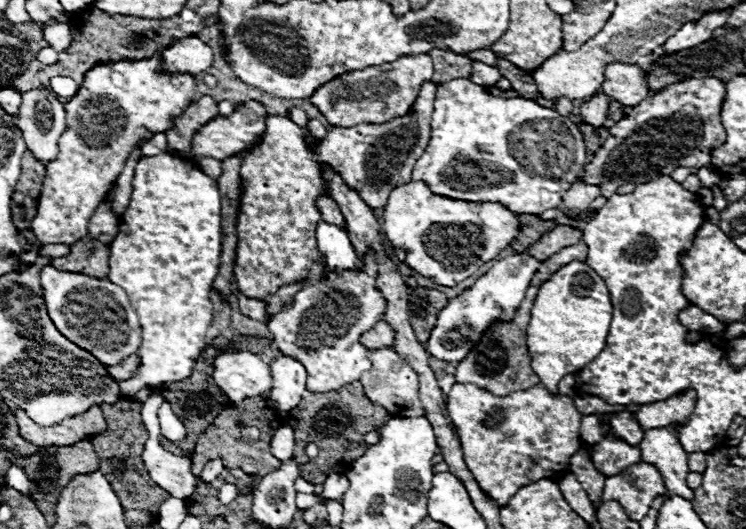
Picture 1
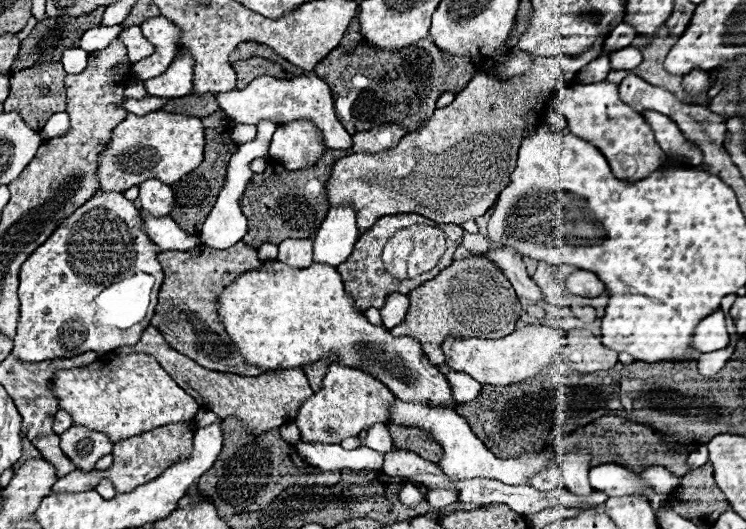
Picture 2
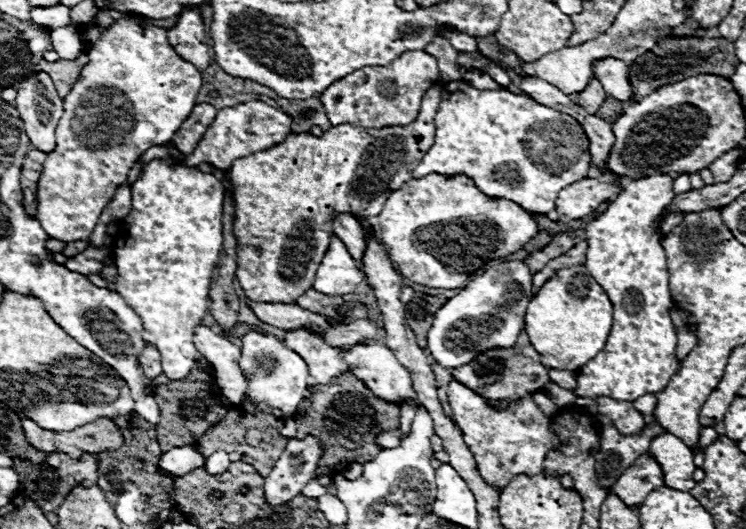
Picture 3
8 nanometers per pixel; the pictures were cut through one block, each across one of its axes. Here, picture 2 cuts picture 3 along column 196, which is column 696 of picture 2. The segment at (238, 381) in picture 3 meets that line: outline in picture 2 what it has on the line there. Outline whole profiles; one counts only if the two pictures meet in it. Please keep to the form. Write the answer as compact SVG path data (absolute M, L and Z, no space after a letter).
M716 312L716 314L704 318L700 322L700 326L696 326L694 336L692 336L692 346L696 346L696 350L700 350L702 354L726 348L728 342L730 342L730 334L726 328L724 312Z

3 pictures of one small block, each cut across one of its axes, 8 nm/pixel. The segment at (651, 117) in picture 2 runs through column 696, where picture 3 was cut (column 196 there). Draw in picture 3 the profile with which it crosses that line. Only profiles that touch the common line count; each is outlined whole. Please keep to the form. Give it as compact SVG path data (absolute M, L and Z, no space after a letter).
M260 100L238 104L234 108L224 108L218 112L218 116L214 118L214 124L206 130L200 144L192 152L192 156L186 156L182 160L182 164L198 166L200 162L208 162L214 168L228 172L234 160L250 156L254 152L268 150L268 148L284 142L290 132L292 132L292 116L288 116L282 110L276 110Z

